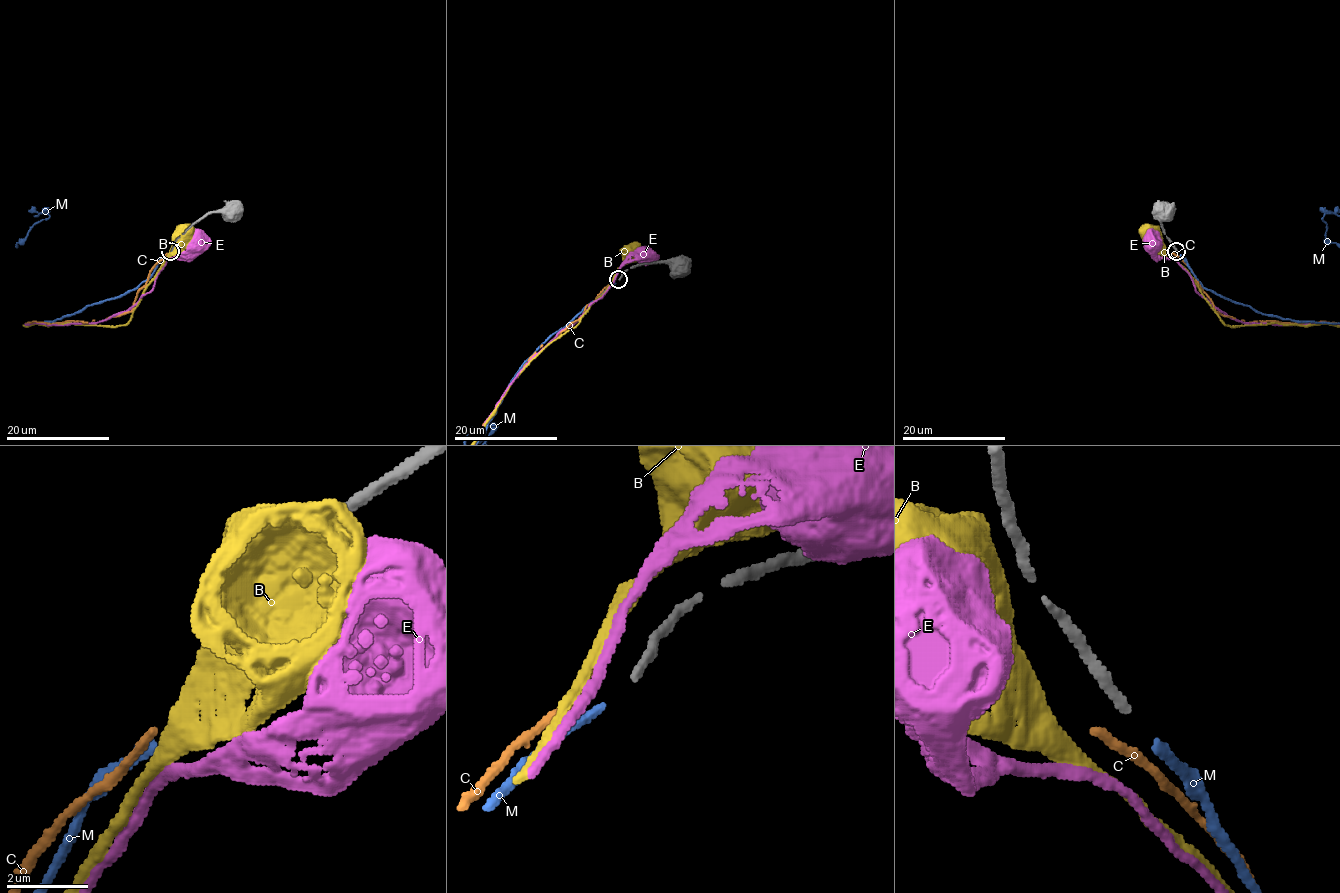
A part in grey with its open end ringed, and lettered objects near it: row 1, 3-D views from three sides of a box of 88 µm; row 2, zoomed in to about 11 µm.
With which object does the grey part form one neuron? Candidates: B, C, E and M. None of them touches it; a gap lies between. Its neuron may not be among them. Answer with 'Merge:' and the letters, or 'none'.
Merge: M

